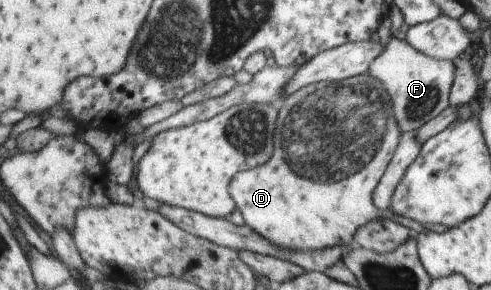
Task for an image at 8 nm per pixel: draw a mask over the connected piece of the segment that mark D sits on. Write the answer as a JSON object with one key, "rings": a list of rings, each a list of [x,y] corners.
{"rings":[[[369,72],[337,82],[313,83],[284,99],[273,132],[271,158],[265,164],[238,173],[235,186],[231,186],[231,194],[235,194],[235,202],[245,224],[275,246],[301,252],[352,246],[358,229],[374,220],[394,220],[414,234],[425,231],[419,222],[397,216],[390,209],[379,210],[374,202],[374,193],[394,158],[402,136],[391,100],[385,84]]]}

